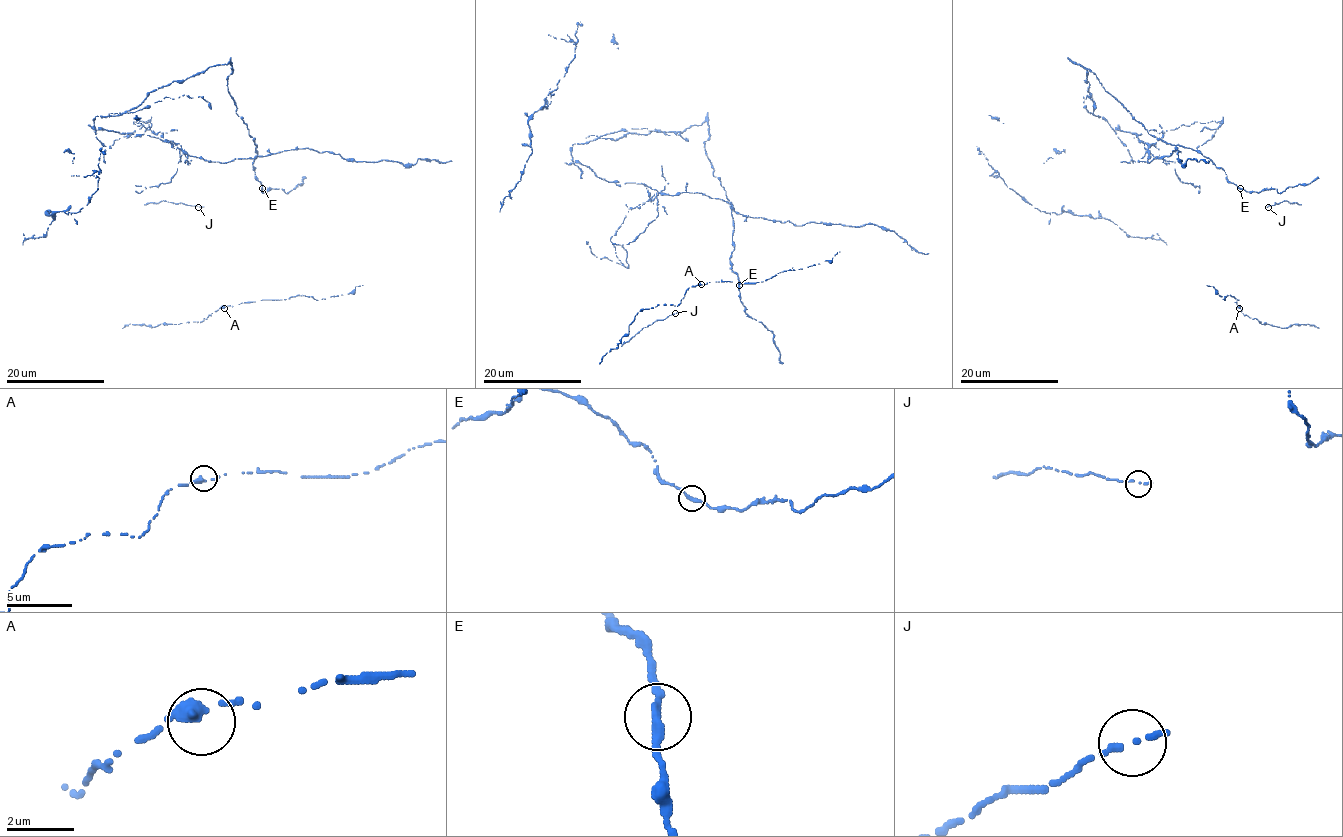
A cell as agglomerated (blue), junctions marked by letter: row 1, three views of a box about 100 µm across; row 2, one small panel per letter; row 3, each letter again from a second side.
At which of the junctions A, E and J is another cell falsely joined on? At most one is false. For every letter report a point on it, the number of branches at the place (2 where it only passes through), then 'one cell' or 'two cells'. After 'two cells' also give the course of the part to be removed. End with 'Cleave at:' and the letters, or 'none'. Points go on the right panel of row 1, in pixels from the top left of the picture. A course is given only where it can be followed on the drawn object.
A: (1239, 308) | 2 | one cell
E: (1240, 188) | 2 | two cells | (1240, 188), (1149, 134), (1078, 64), (1095, 116), (1139, 134), (1148, 162), (1177, 148), (1181, 164), (1208, 160)
J: (1268, 207) | 1 | one cell
Cleave at: E

